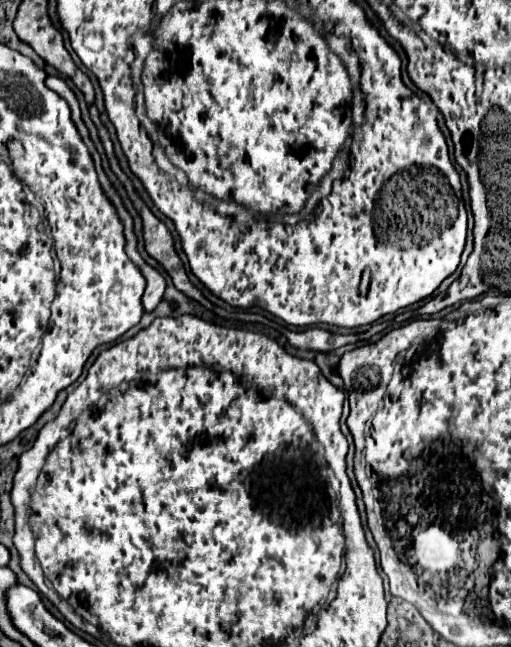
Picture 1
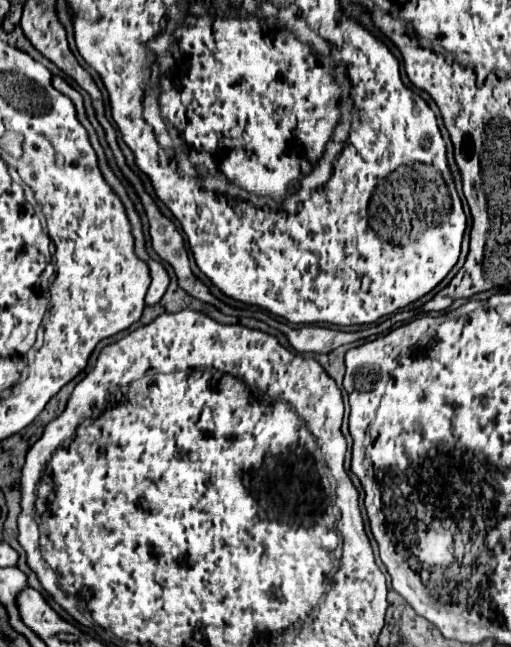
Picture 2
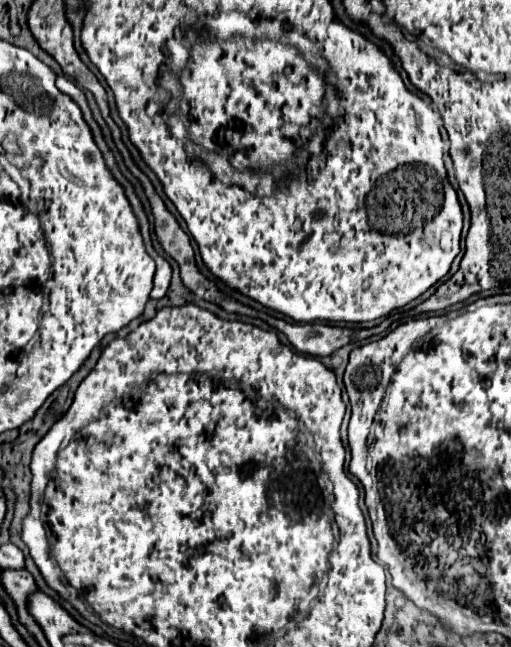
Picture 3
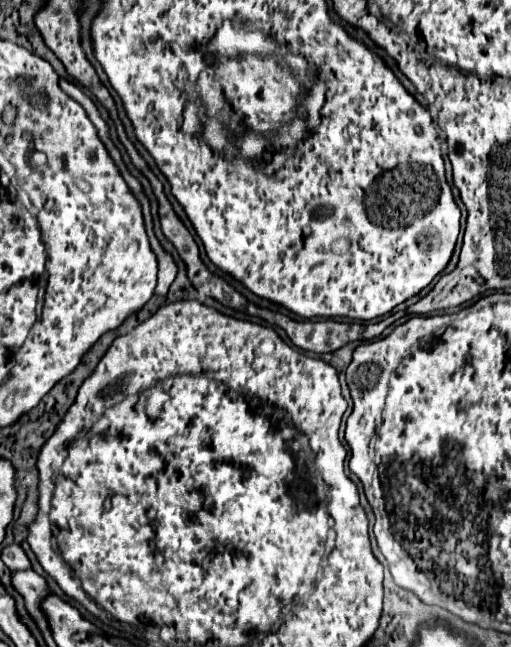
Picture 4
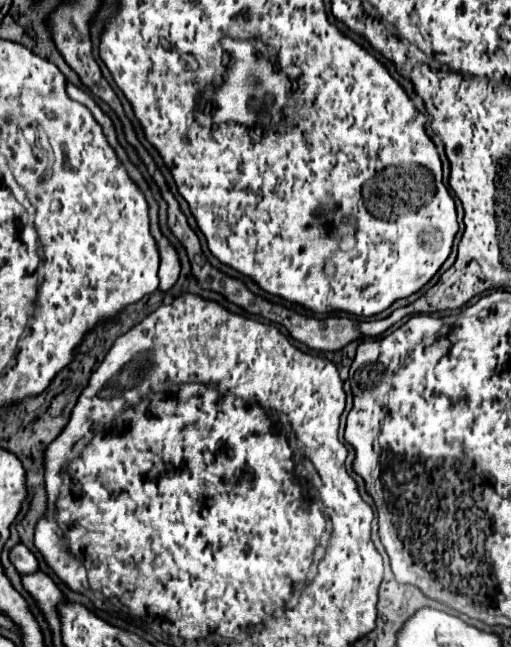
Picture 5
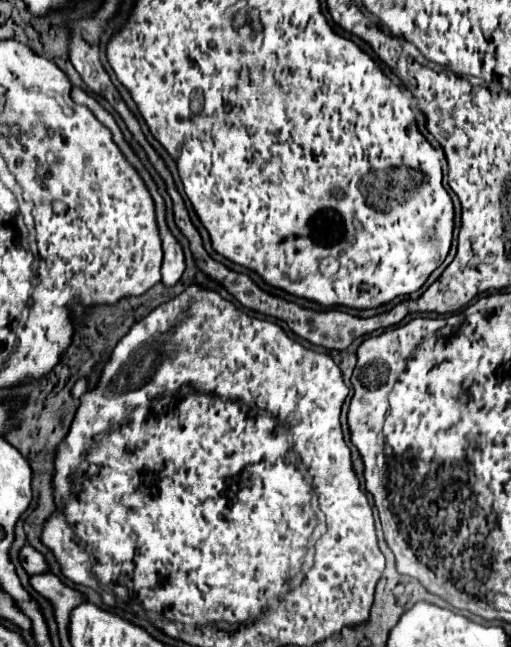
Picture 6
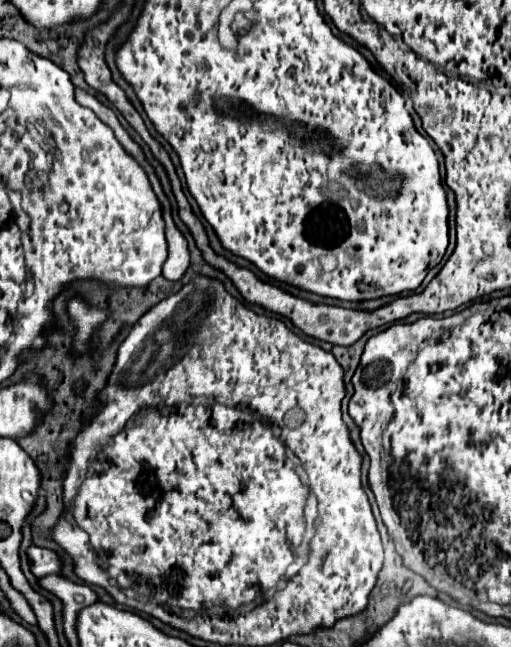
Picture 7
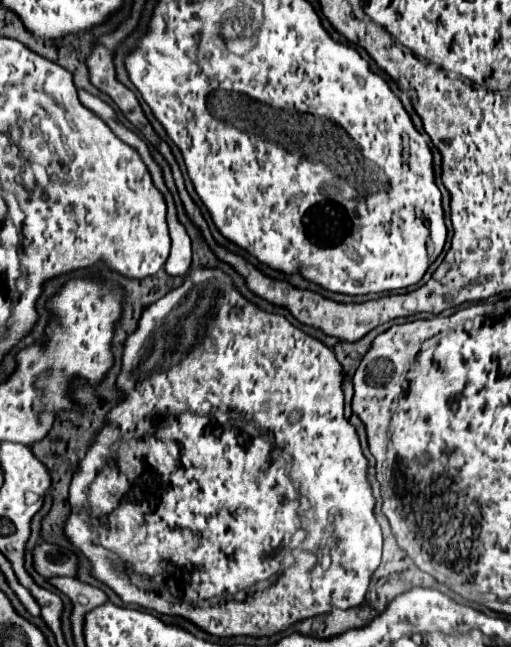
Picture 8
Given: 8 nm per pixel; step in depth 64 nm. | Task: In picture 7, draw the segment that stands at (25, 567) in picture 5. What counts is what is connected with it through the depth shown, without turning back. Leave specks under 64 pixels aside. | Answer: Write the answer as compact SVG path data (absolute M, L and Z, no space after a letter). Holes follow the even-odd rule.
M30 546L26 550L28 558L30 558L30 572L36 576L36 578L42 578L42 576L48 576L48 574L60 574L60 558L56 552L52 550L46 550L46 548L38 548L38 546Z

